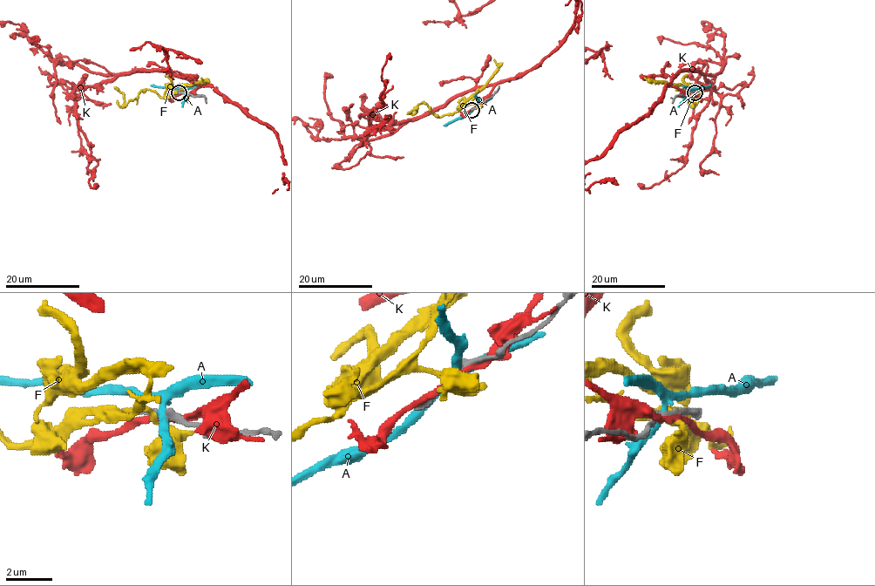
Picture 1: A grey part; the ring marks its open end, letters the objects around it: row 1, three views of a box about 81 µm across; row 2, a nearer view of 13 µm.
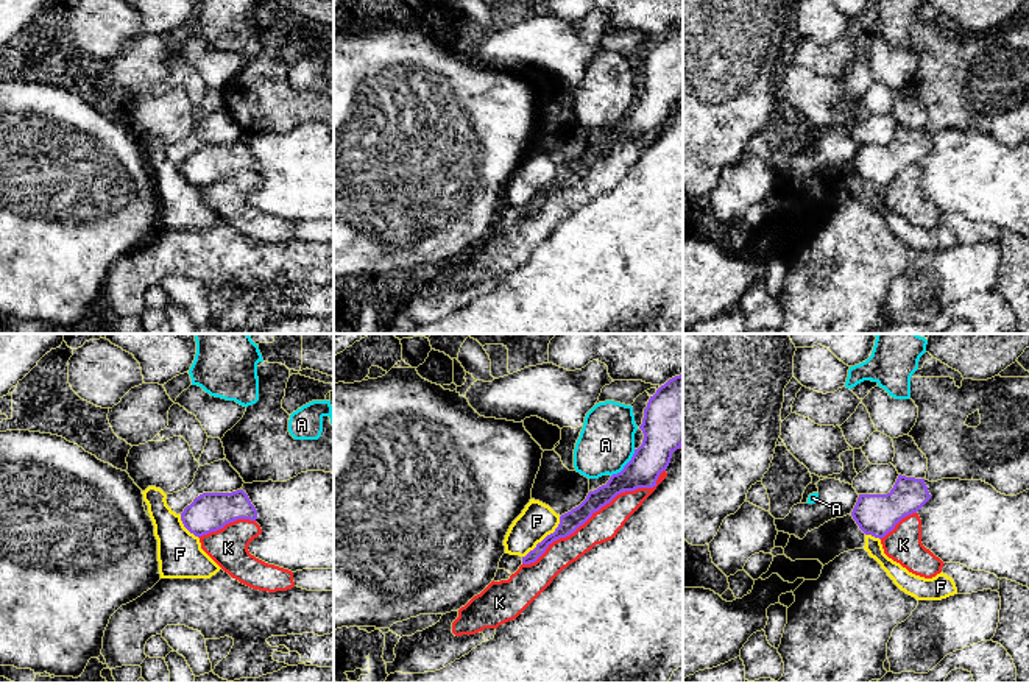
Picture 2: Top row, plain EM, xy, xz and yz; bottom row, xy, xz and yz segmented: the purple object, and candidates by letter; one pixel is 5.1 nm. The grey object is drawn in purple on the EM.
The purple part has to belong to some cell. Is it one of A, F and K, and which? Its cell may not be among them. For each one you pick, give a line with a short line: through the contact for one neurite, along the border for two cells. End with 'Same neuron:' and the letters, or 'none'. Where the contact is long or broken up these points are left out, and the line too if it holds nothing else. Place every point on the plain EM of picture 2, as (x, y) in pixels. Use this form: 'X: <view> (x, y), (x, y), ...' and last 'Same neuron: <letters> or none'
Same neuron: none

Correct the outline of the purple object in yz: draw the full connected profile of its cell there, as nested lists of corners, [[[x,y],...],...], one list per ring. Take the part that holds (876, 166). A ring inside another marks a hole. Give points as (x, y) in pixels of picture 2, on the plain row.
[[[900,125],[887,145],[859,145],[851,167],[865,186],[881,190],[903,168],[917,164],[929,150],[925,129]]]

